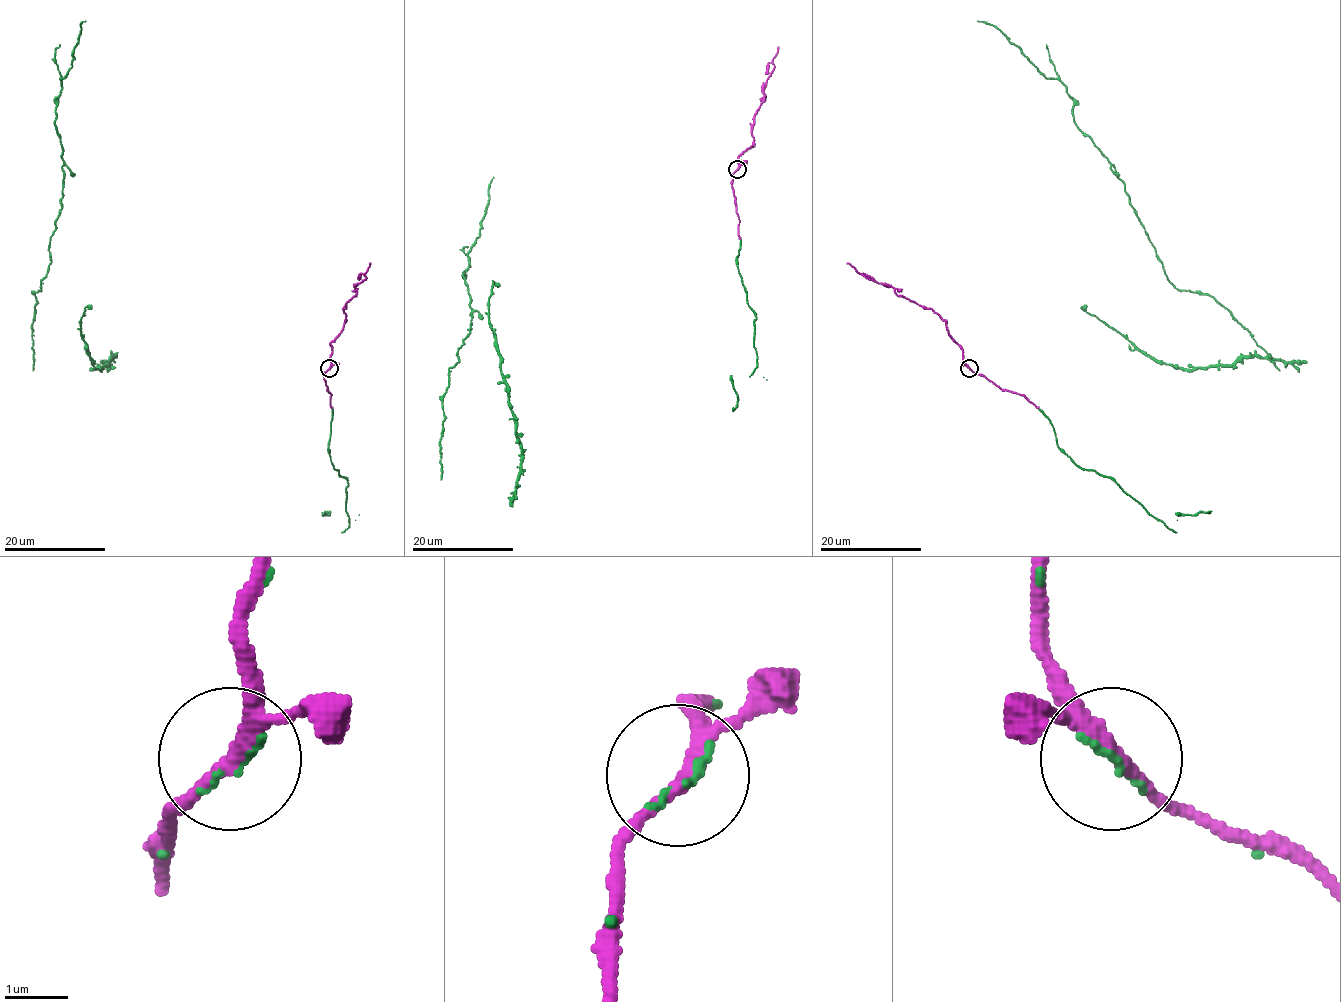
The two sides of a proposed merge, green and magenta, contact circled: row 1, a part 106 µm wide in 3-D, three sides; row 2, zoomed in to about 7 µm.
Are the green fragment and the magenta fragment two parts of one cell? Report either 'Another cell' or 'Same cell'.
Same cell

